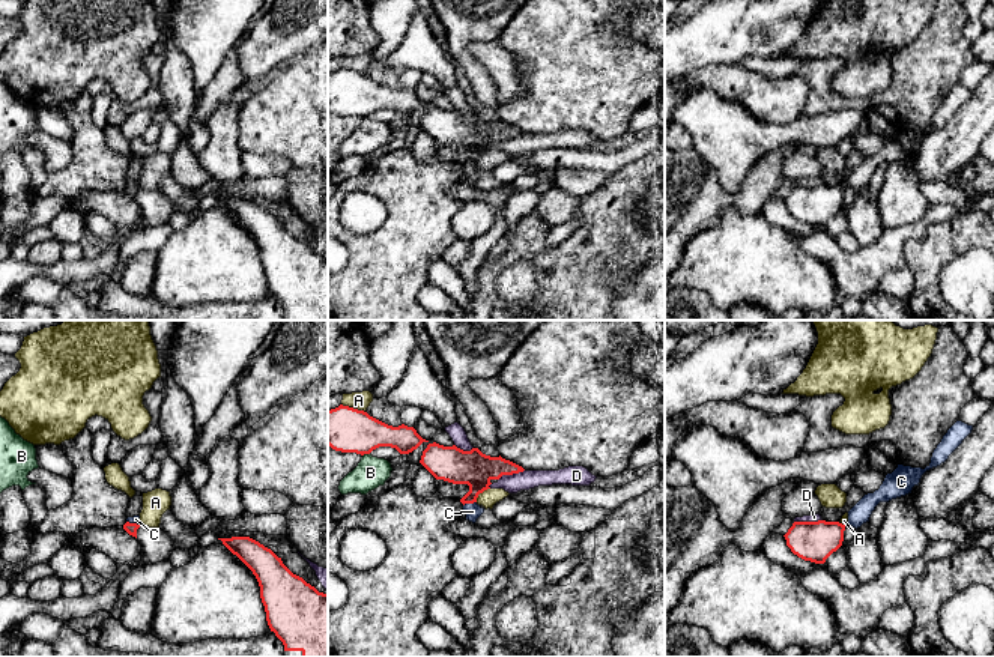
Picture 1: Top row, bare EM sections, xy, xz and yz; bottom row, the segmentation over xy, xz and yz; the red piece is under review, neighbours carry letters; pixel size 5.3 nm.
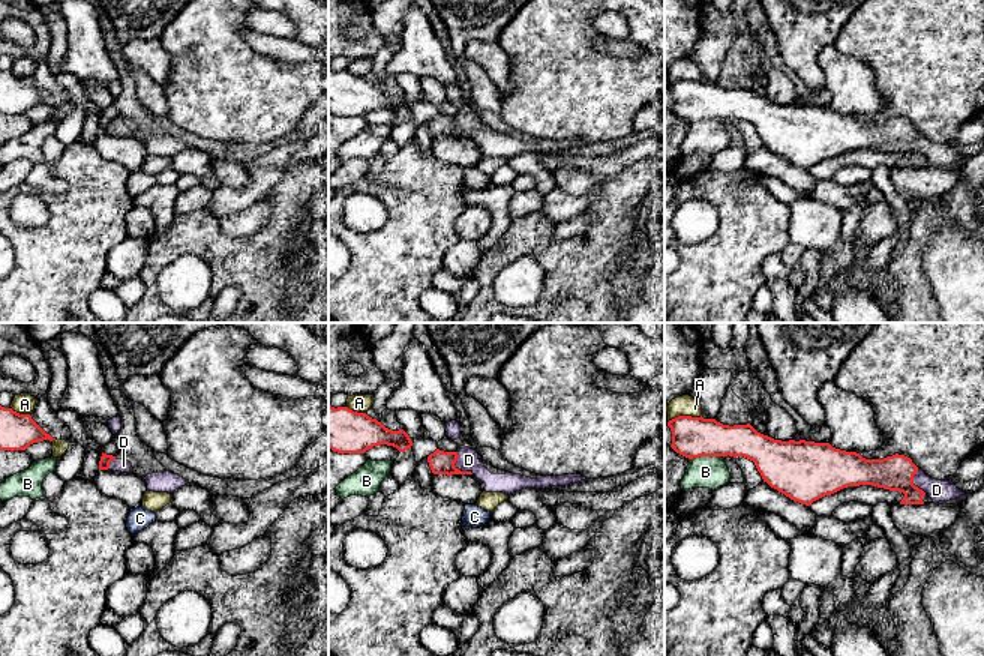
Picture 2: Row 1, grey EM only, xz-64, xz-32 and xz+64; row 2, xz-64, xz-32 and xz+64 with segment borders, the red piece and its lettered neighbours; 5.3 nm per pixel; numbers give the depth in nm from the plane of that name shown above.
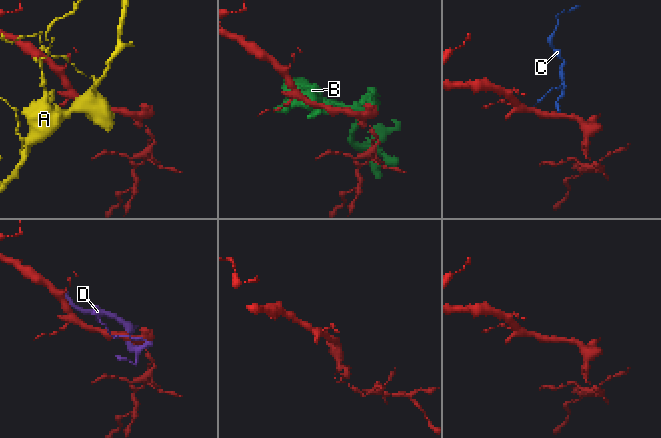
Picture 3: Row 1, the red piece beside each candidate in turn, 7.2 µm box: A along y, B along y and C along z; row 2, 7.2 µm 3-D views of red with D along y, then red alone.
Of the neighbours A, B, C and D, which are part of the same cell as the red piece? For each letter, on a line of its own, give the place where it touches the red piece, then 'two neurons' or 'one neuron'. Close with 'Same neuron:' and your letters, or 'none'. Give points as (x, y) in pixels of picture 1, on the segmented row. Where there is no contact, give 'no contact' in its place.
A: meets red in xz at (352, 408); two neurons
B: meets red in xz at (366, 453); two neurons
C: meets red in xz at (469, 502); one neuron
D: meets red in yz at (808, 522); two neurons
Same neuron: C

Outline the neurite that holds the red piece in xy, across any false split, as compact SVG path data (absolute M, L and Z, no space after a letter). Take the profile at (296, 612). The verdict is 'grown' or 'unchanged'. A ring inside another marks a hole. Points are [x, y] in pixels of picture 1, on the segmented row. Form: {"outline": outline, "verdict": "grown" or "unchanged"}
{"outline": "M250 537L218 538L256 576L271 631L283 642L283 657L328 657L328 594L293 574L271 549Z", "verdict": "grown"}

